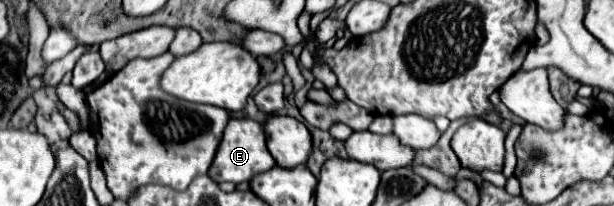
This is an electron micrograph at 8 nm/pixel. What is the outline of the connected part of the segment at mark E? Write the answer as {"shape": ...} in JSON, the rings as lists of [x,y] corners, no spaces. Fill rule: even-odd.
{"shape":[[[232,118],[228,122],[226,130],[224,130],[222,142],[218,146],[218,152],[216,152],[216,158],[210,166],[208,176],[218,184],[220,182],[240,184],[240,182],[252,180],[256,174],[266,172],[274,166],[276,166],[276,162],[274,162],[272,154],[266,148],[266,136],[264,136],[262,124],[256,122],[256,120],[250,120],[250,118]]]}

